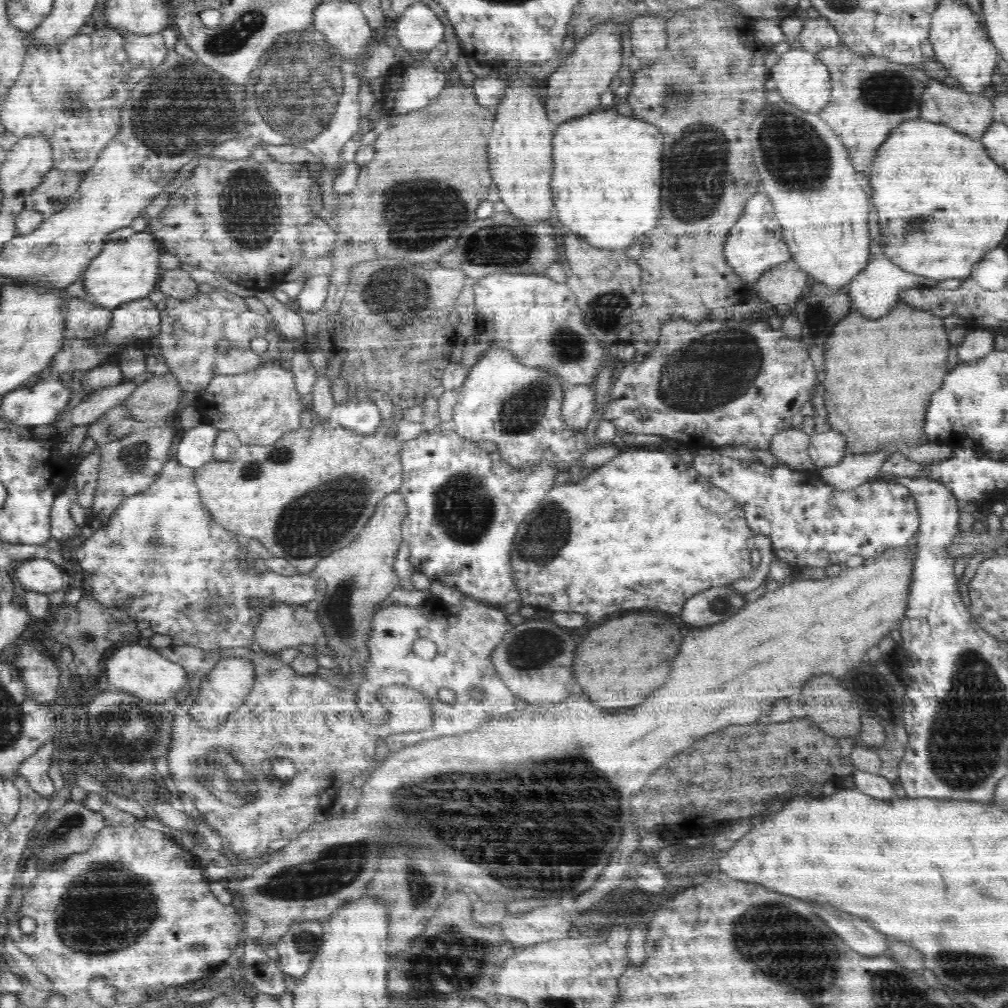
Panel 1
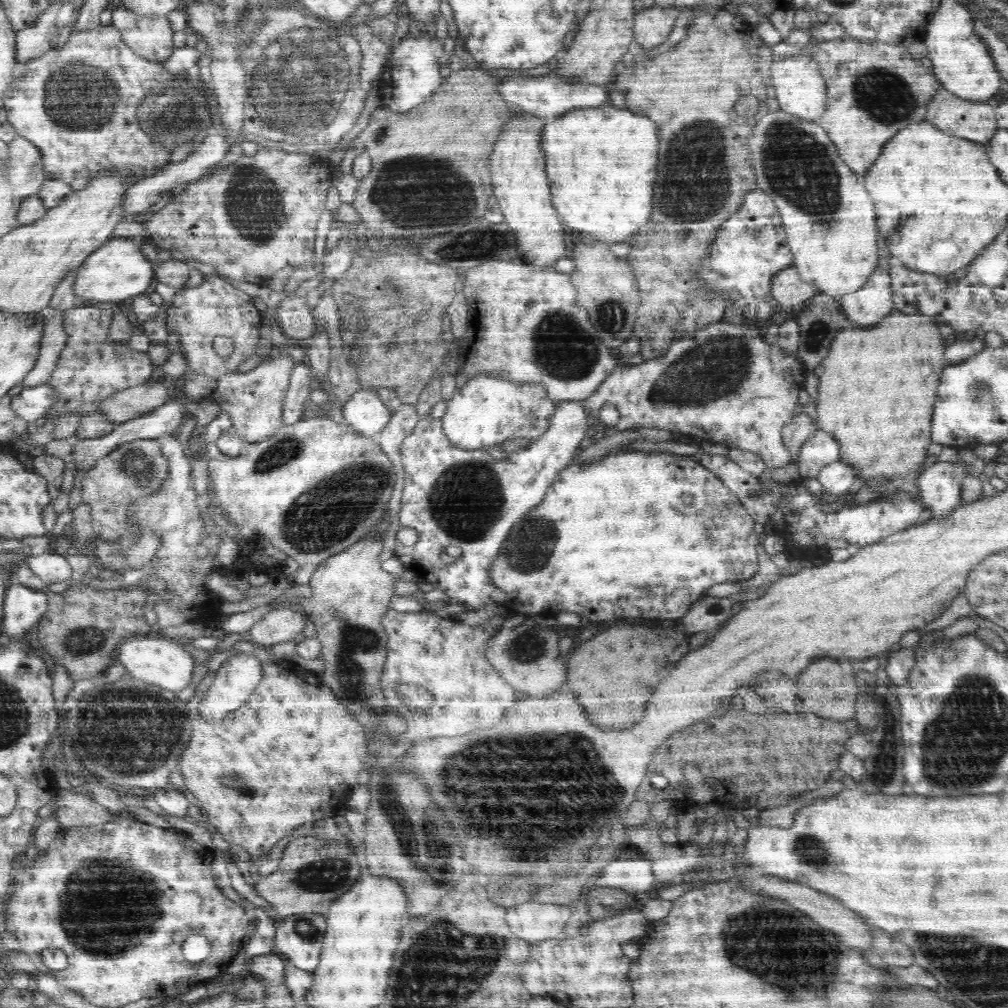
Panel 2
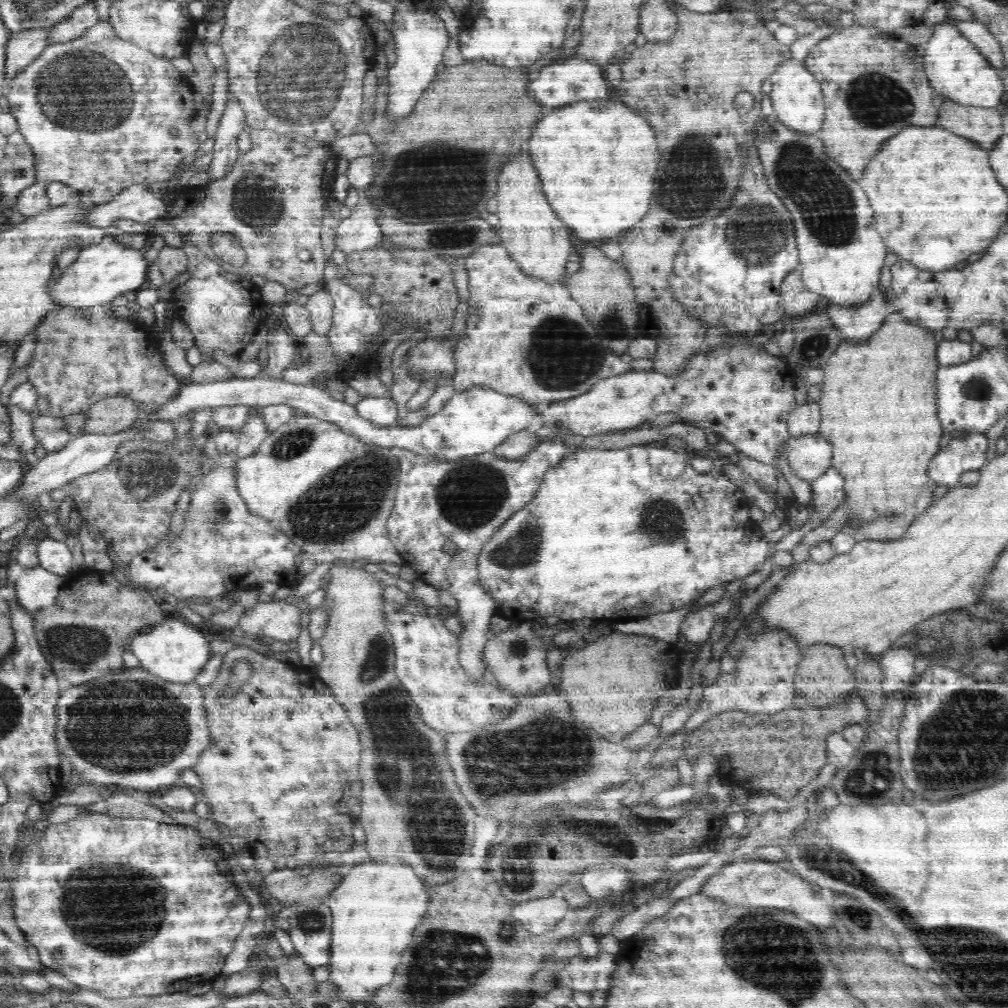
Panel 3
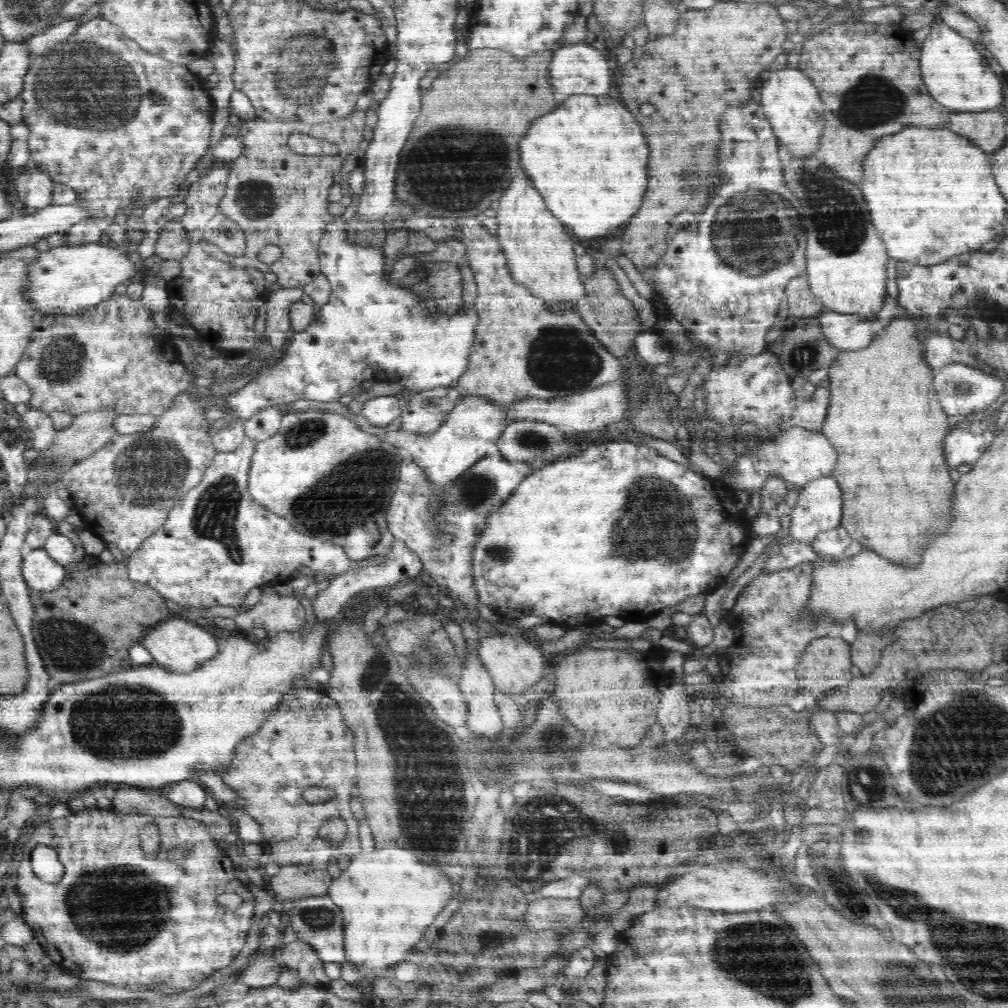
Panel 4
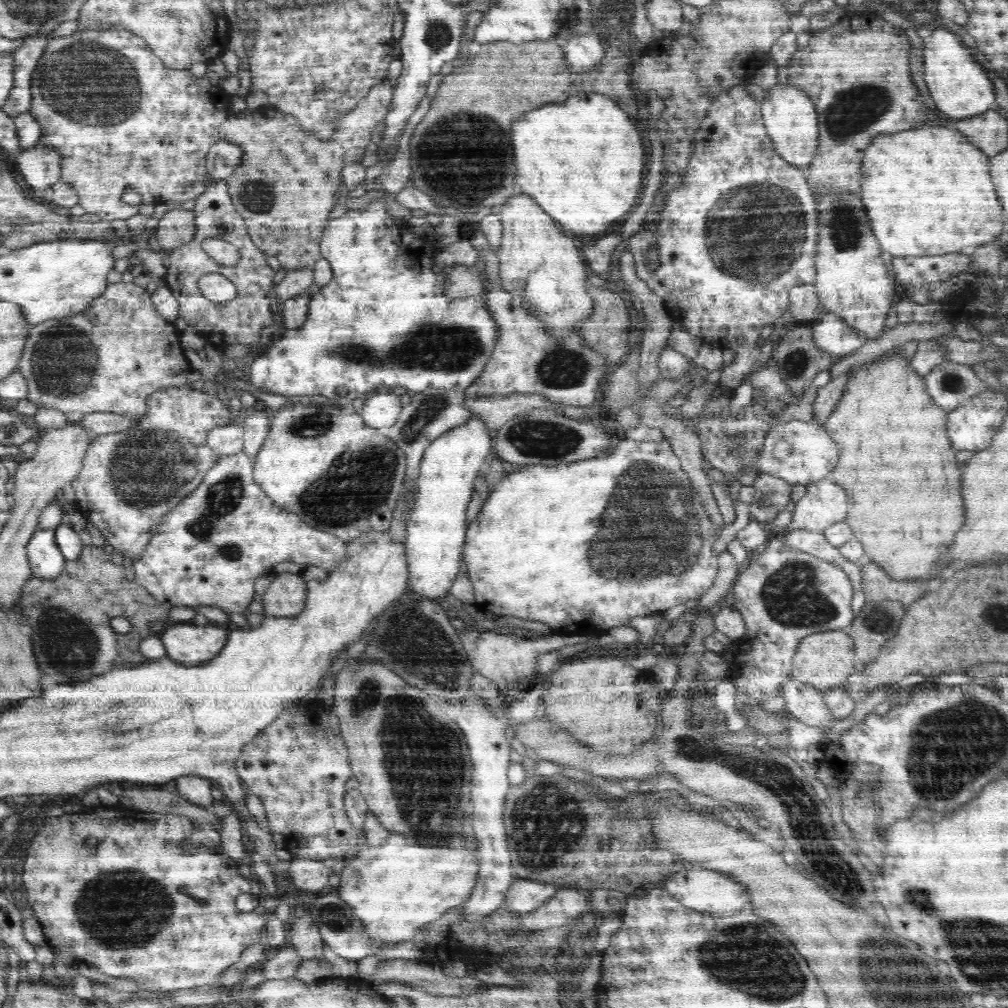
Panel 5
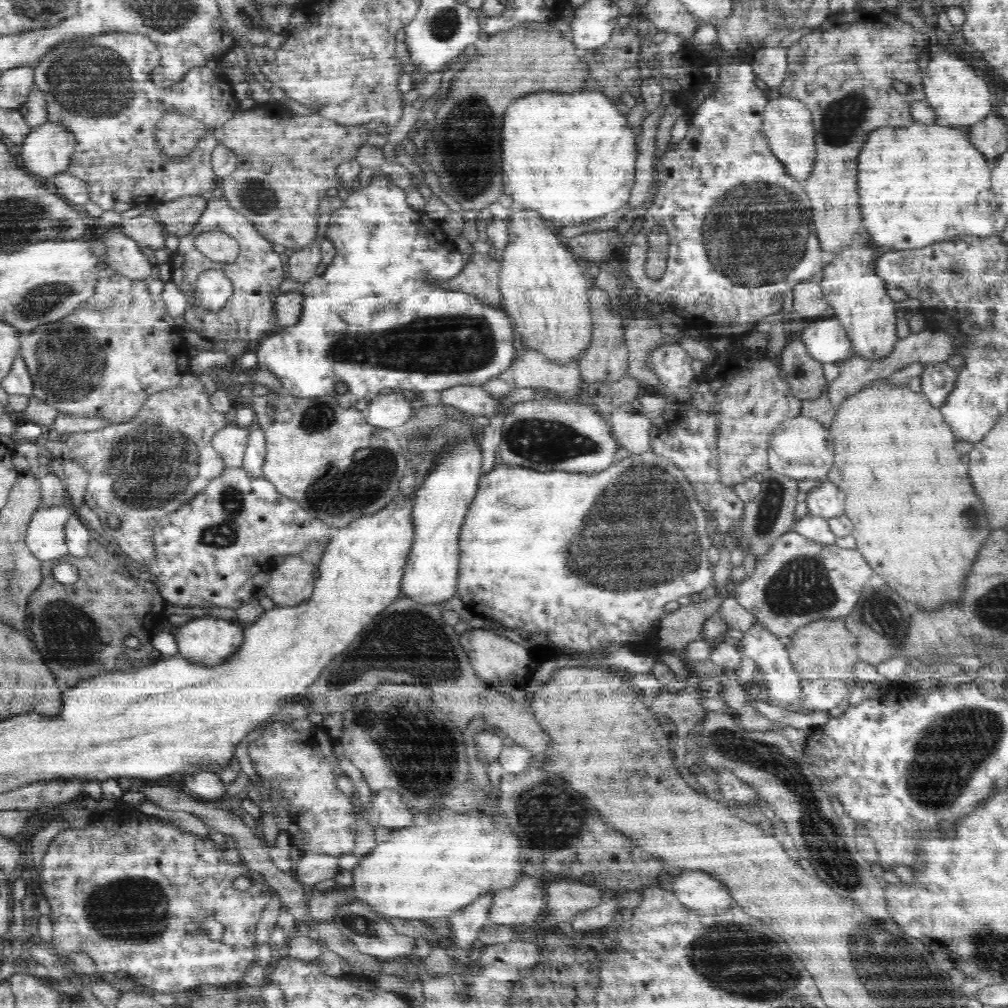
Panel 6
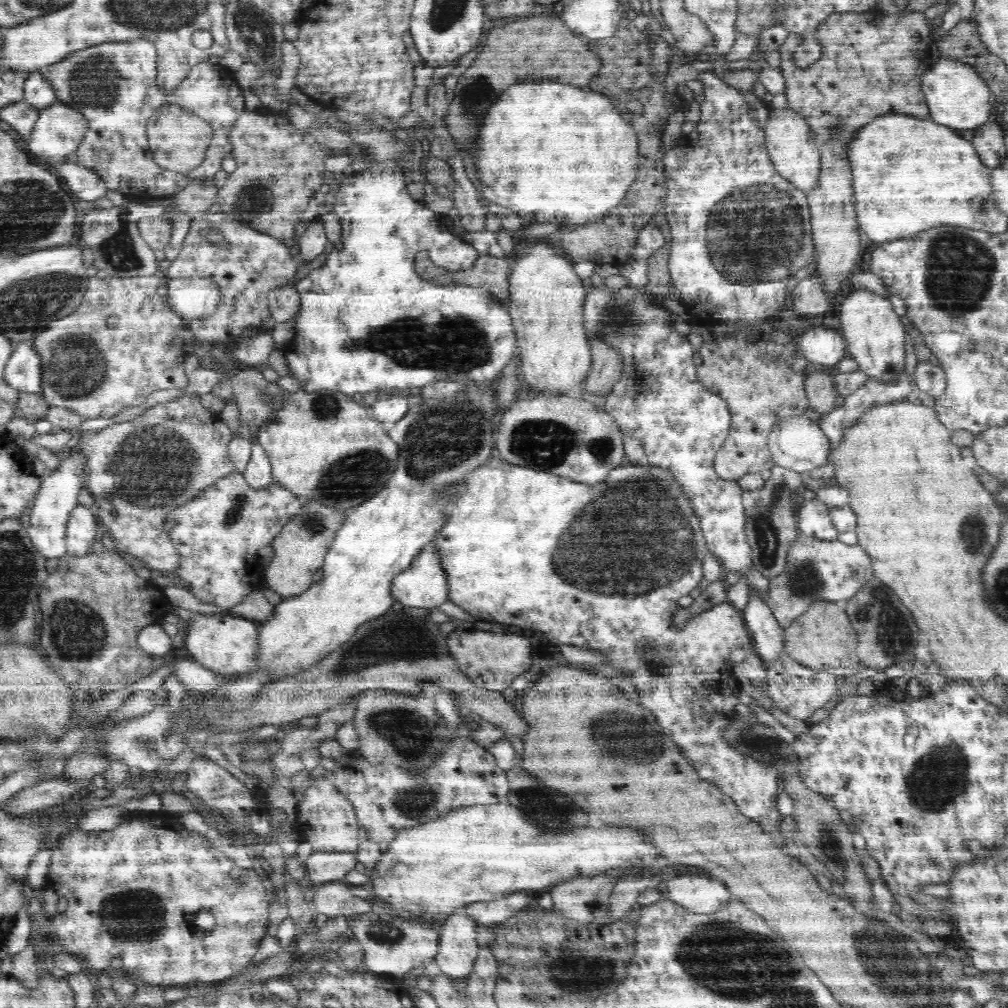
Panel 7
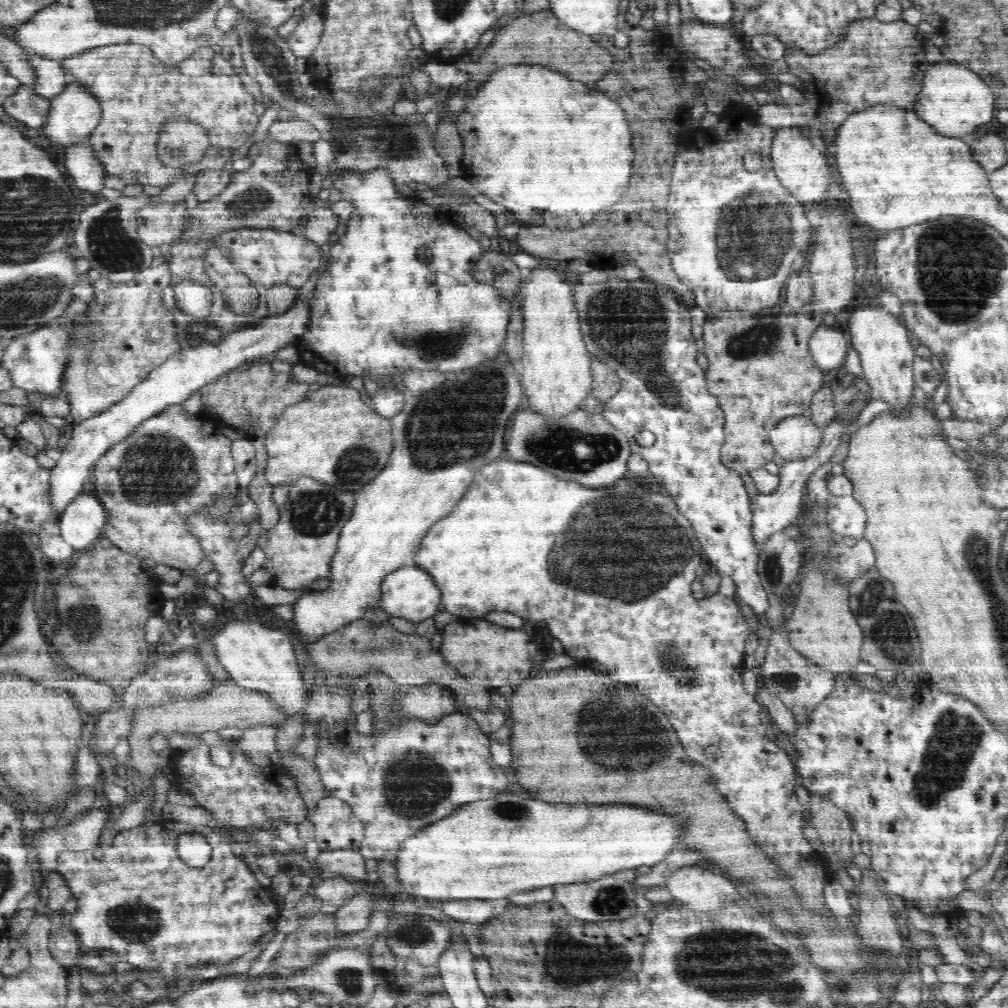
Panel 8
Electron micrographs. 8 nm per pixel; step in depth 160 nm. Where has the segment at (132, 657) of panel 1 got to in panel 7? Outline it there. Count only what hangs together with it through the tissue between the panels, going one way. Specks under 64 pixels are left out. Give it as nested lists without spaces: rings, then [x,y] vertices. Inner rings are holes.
[[[170,604],[169,612],[182,618],[188,624],[185,650],[202,666],[214,673],[226,676],[242,676],[257,668],[258,623],[238,616],[204,616],[198,612],[182,609]]]

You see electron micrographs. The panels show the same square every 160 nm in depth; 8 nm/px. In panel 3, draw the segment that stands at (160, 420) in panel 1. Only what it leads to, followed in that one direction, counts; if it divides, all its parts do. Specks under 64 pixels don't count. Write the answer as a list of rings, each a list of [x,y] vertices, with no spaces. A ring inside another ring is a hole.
[[[111,396],[95,402],[85,413],[84,434],[116,434],[140,418],[138,403],[126,396]]]

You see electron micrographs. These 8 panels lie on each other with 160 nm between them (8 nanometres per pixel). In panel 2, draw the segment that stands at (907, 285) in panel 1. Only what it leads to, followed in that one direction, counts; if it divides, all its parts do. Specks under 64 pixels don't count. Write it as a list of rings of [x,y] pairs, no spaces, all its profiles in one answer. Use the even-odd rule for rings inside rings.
[[[875,268],[864,288],[838,298],[849,324],[874,326],[895,311],[888,269]]]

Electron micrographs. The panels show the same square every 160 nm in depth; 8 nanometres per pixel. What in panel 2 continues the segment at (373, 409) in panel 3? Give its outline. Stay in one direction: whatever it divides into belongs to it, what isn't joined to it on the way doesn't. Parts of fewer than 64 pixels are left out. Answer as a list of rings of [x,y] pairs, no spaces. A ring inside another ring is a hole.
[[[361,388],[346,403],[341,404],[341,412],[349,430],[367,437],[384,429],[392,418],[392,409],[382,403],[376,393],[366,388]]]

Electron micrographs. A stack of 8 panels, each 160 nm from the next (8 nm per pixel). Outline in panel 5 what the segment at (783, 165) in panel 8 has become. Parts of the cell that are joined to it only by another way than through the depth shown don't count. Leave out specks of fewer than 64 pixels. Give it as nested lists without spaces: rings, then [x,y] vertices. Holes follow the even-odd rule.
[[[788,83],[769,87],[765,89],[764,99],[761,101],[761,115],[776,152],[786,162],[807,171],[816,158],[819,142],[818,115],[808,94]]]

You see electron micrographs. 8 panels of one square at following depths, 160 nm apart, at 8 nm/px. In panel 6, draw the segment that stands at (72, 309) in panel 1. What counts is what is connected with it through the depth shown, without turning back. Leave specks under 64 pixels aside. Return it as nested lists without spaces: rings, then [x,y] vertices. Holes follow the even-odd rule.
[[[115,275],[110,278],[101,277],[96,284],[95,294],[85,303],[83,308],[72,312],[72,316],[66,316],[58,322],[44,324],[40,328],[31,330],[30,333],[22,333],[21,358],[26,362],[28,372],[33,382],[33,391],[30,396],[43,400],[46,404],[57,408],[59,412],[66,415],[98,416],[106,418],[109,423],[119,424],[133,420],[137,412],[142,408],[144,401],[155,392],[167,391],[181,383],[184,375],[190,374],[189,346],[182,337],[182,328],[176,326],[174,319],[168,315],[168,310],[164,307],[164,301],[160,295],[150,294],[144,280],[125,278]]]

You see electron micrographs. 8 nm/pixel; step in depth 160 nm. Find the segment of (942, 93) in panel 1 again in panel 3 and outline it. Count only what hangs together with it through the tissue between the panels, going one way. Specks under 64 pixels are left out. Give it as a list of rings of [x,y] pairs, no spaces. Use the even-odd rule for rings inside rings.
[[[944,98],[936,126],[944,126],[989,151],[1002,135],[1001,120],[995,108],[969,107]]]

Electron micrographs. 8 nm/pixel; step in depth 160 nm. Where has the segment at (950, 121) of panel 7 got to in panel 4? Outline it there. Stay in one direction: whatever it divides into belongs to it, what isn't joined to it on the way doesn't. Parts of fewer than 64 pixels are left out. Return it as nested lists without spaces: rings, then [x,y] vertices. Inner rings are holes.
[[[932,23],[931,31],[920,46],[920,72],[925,86],[936,102],[951,111],[978,112],[998,109],[1006,103],[1002,88],[1003,76],[996,74],[982,53],[978,53],[971,40],[962,36],[947,24]]]

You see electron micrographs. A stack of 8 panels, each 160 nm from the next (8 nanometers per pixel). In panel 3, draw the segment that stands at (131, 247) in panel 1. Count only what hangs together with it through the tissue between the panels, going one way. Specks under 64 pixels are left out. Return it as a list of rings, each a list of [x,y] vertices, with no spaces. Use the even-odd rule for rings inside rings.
[[[106,235],[100,244],[92,244],[80,249],[76,262],[68,266],[57,281],[49,283],[49,294],[58,307],[88,308],[104,305],[120,295],[134,296],[140,286],[148,279],[149,262],[144,259],[143,251],[118,243],[112,235]]]

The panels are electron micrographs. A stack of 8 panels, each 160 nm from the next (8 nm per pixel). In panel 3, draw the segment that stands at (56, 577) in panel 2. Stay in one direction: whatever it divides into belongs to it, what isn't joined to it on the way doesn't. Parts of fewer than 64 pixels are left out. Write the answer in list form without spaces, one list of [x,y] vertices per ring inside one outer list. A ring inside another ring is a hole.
[[[50,537],[41,540],[37,544],[37,557],[44,571],[65,576],[72,570],[72,553],[63,541]]]

